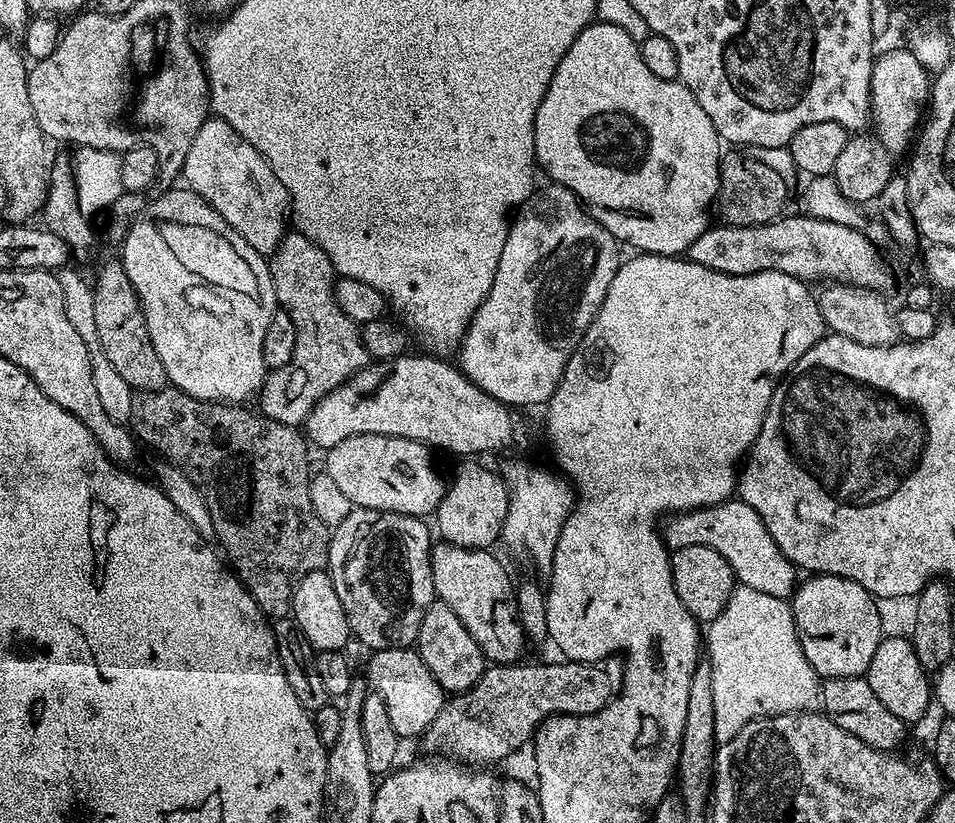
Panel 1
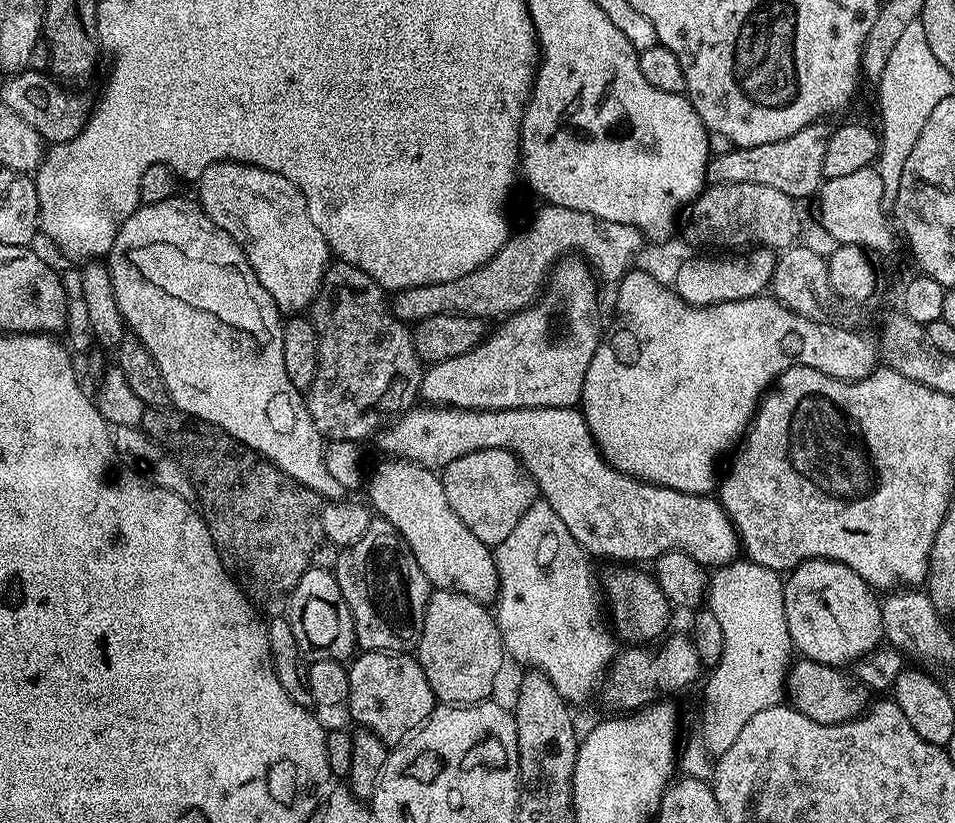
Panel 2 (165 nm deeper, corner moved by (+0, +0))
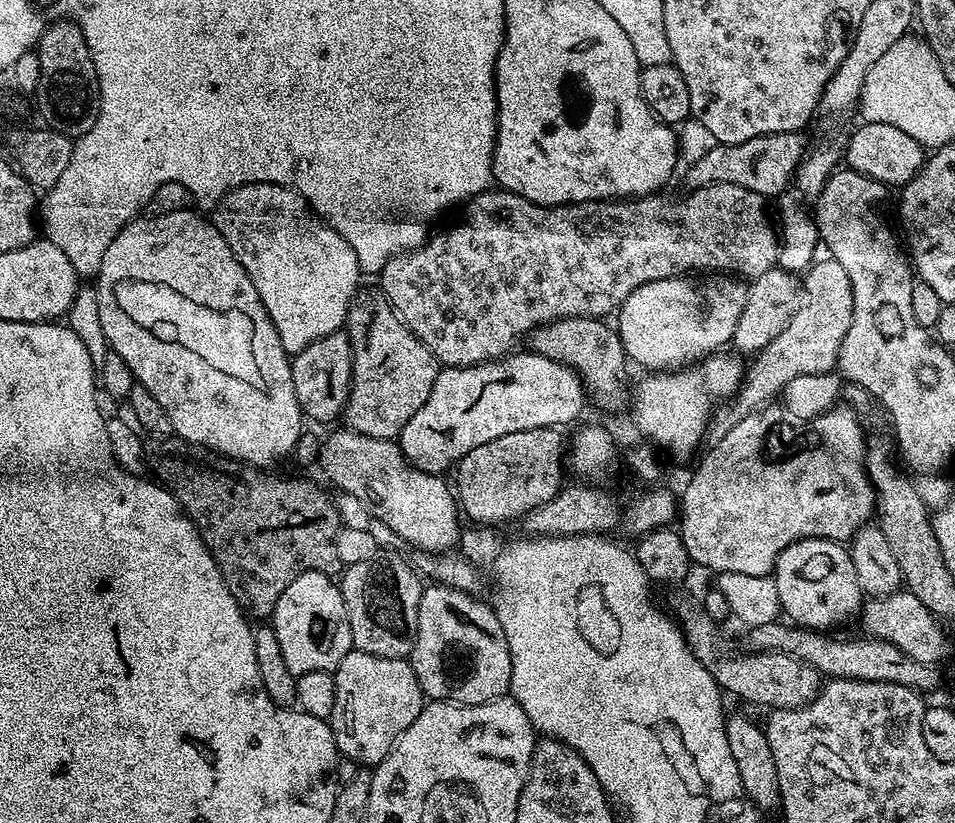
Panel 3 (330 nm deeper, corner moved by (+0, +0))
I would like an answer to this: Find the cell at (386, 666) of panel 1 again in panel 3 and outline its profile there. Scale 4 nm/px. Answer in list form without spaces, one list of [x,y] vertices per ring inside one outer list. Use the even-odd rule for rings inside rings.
[[[348,652],[346,658],[334,669],[337,698],[330,717],[332,733],[336,739],[336,751],[340,756],[350,758],[357,766],[375,766],[390,754],[396,740],[404,733],[406,726],[418,718],[426,703],[424,692],[418,686],[411,663],[407,659],[382,658],[369,652]]]

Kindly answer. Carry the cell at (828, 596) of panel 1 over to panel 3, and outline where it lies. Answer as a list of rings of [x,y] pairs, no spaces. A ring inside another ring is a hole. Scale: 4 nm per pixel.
[[[795,540],[776,560],[774,579],[783,615],[805,630],[828,630],[824,628],[832,628],[852,615],[853,619],[866,600],[859,588],[849,549],[834,540]]]

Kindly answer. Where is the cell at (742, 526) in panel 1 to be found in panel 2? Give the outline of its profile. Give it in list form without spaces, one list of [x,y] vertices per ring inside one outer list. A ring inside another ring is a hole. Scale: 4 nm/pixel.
[[[447,406],[423,407],[406,413],[389,430],[388,440],[392,443],[393,457],[410,460],[423,468],[442,470],[450,462],[478,450],[497,448],[514,454],[524,465],[524,469],[535,478],[539,495],[547,500],[554,514],[558,514],[558,518],[566,522],[566,530],[574,534],[589,557],[605,556],[608,560],[620,560],[616,562],[655,562],[667,552],[685,552],[700,564],[715,570],[741,555],[740,536],[719,499],[708,494],[696,496],[693,492],[679,492],[661,484],[649,484],[647,480],[620,472],[604,459],[579,407],[511,408],[485,412]]]

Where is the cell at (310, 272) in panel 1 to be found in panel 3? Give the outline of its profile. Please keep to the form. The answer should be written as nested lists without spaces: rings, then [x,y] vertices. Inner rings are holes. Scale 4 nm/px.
[[[357,291],[351,306],[348,307],[346,331],[352,343],[352,390],[348,403],[344,406],[342,420],[348,423],[345,425],[351,431],[363,436],[396,440],[400,431],[406,426],[406,422],[410,422],[410,418],[414,418],[414,414],[422,410],[426,398],[430,398],[441,365],[435,354],[398,319],[395,310],[388,305],[388,299],[383,292],[364,291]]]

